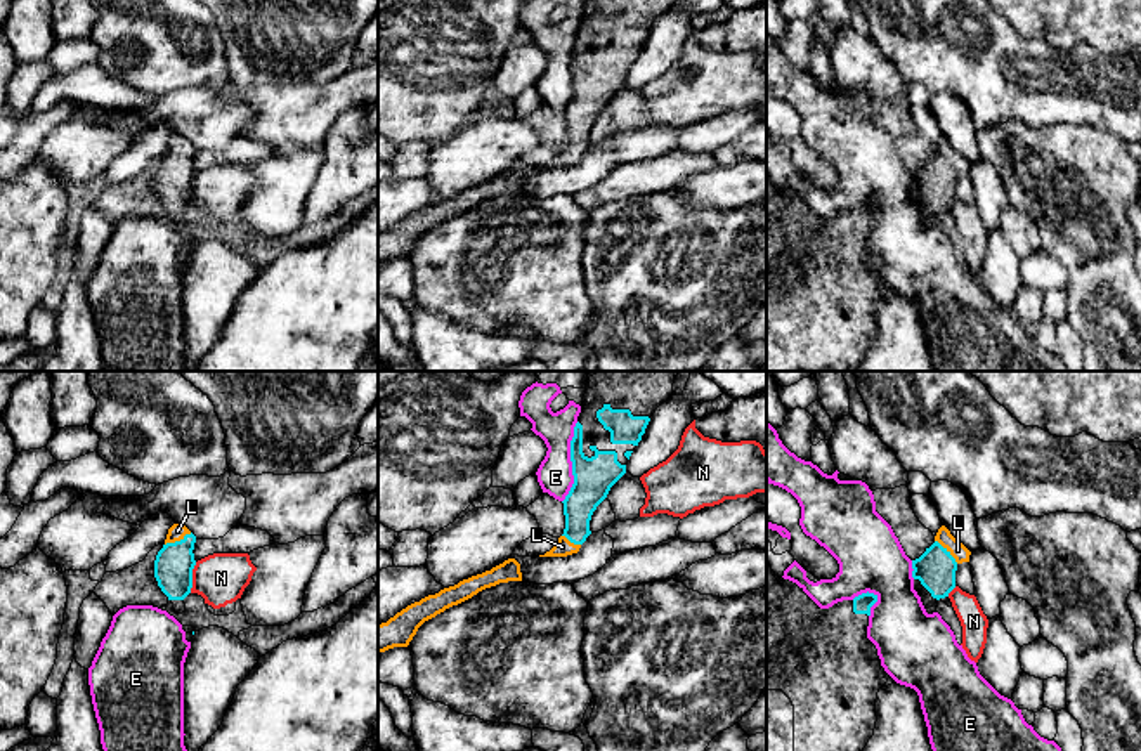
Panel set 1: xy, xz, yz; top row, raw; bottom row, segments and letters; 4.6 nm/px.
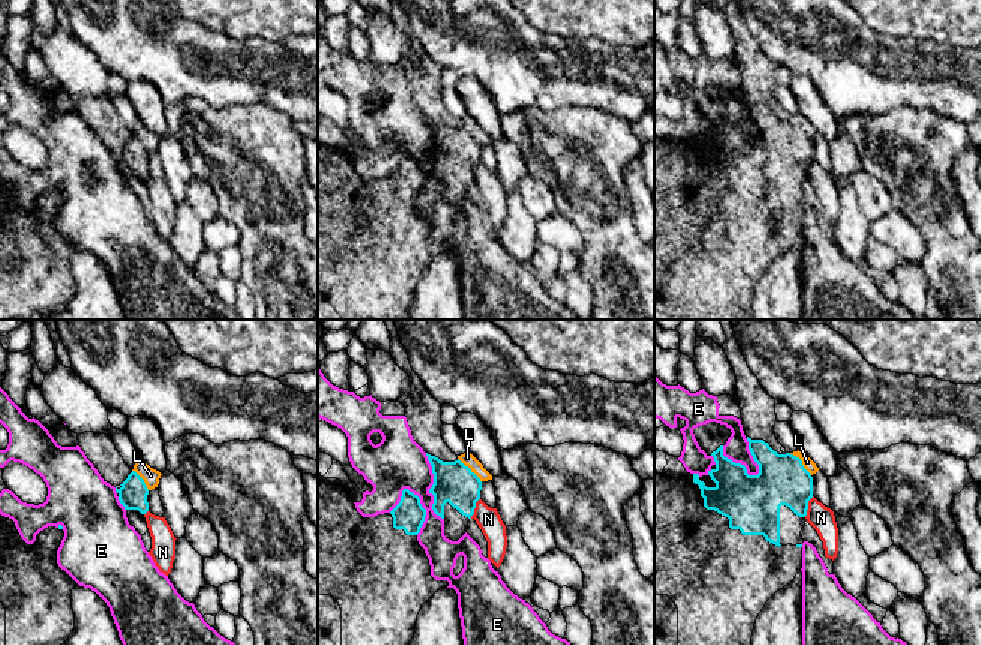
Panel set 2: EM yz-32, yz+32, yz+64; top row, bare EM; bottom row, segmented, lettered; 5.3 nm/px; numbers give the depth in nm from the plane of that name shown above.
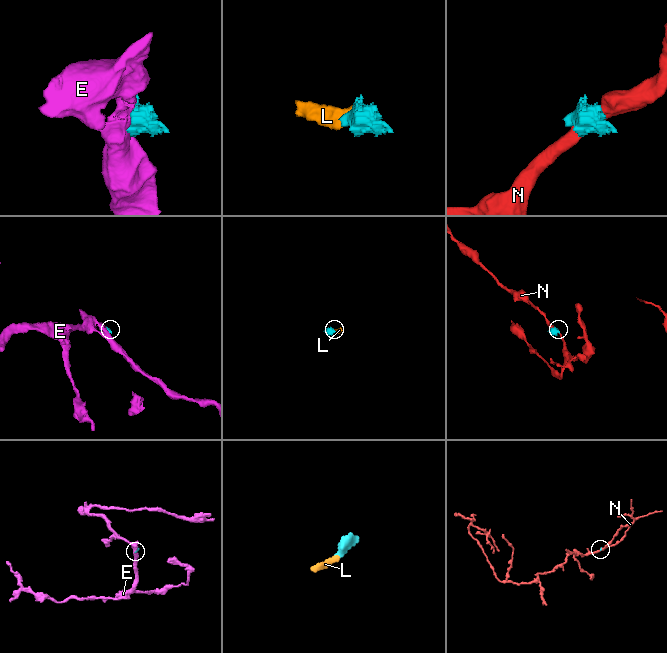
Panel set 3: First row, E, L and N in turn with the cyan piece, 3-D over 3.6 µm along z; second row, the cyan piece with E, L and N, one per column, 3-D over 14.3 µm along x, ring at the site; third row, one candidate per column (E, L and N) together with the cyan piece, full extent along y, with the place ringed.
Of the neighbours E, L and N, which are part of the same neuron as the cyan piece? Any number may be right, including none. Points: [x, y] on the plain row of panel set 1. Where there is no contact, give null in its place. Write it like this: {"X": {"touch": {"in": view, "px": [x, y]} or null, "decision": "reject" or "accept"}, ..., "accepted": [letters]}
{"E": {"touch": {"in": "xz", "px": [571, 71]}, "decision": "reject"}, "L": {"touch": {"in": "xy", "px": [177, 153]}, "decision": "accept"}, "N": {"touch": {"in": "xy", "px": [191, 189]}, "decision": "reject"}, "accepted": ["L"]}

